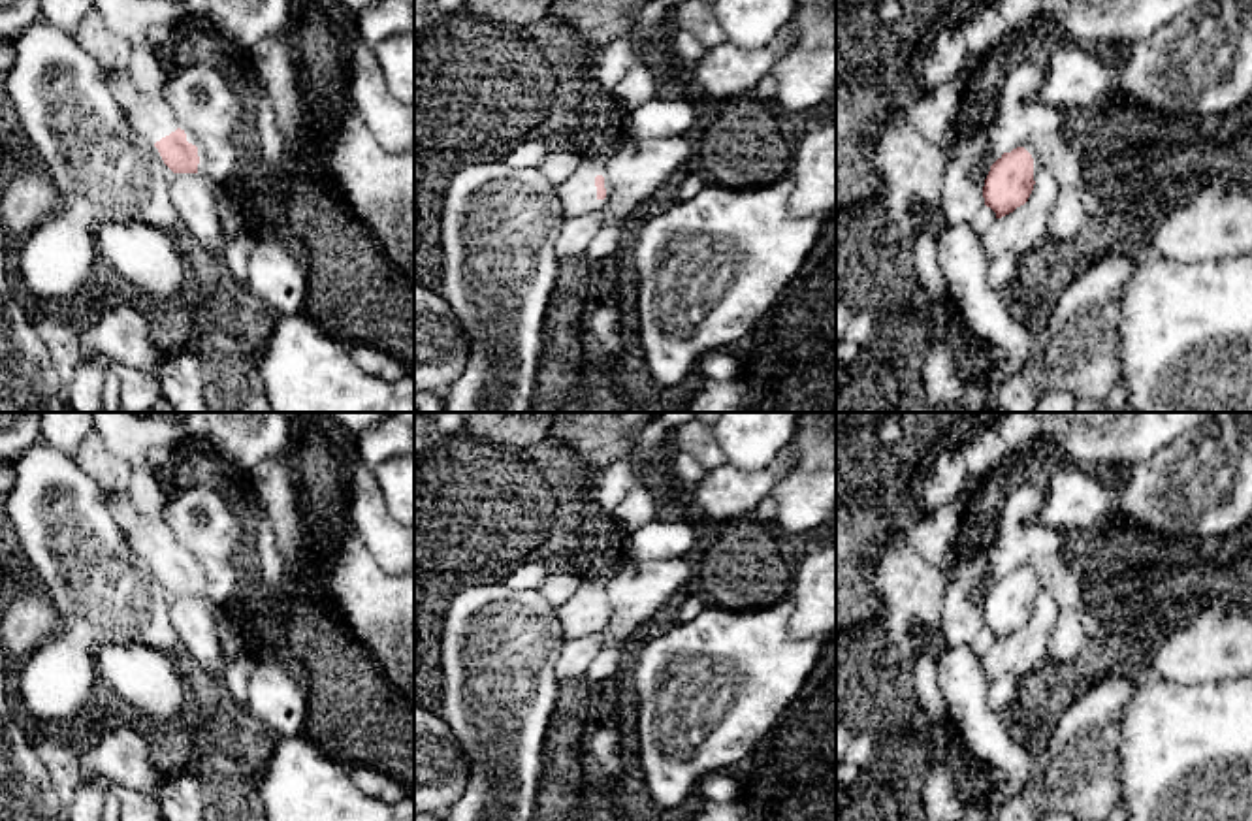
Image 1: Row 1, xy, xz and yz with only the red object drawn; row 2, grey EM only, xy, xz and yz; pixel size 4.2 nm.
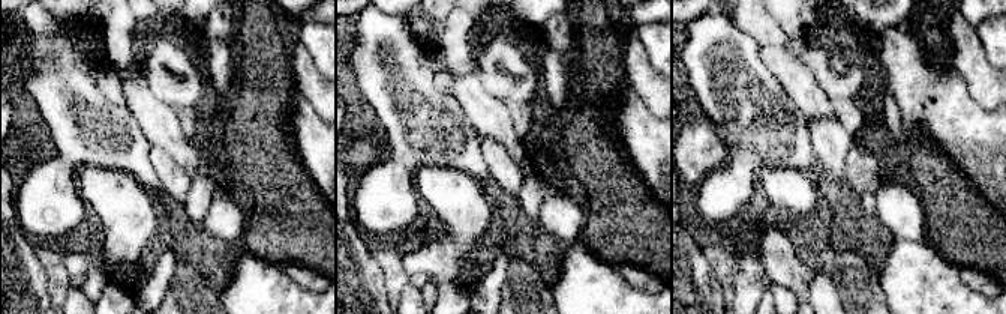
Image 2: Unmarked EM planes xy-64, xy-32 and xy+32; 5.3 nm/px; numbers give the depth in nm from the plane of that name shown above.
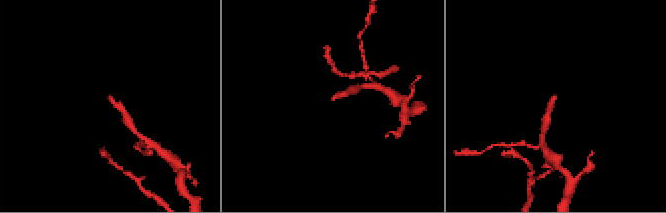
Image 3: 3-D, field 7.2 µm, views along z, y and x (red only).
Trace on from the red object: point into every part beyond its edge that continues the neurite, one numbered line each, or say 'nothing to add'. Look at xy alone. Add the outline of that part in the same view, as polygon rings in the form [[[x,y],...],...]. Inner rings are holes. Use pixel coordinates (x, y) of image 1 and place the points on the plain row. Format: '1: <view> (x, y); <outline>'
nothing to add

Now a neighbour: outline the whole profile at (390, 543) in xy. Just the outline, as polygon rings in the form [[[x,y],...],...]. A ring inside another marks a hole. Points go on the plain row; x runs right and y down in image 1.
[[[361,458],[350,461],[348,490],[352,529],[375,561],[392,576],[414,572],[414,525],[390,514],[375,473]]]

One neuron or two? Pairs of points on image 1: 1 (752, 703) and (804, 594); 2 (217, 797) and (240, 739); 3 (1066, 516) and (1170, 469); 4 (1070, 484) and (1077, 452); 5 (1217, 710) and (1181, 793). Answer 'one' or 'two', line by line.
1: two
2: two
3: one
4: two
5: one

